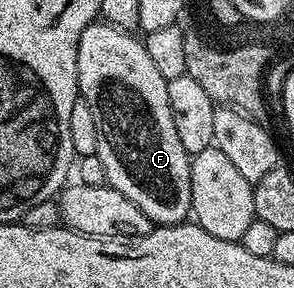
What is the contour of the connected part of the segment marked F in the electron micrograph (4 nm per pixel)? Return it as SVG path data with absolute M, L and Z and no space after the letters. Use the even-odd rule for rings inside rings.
M93 23L82 31L82 39L78 39L79 96L90 103L90 111L94 111L94 123L98 126L96 156L102 159L105 182L113 189L122 191L122 195L126 195L126 199L142 211L142 215L151 219L153 226L179 225L189 220L192 211L192 157L186 147L182 147L182 139L178 139L178 131L174 127L168 80L151 61L143 40L136 36L135 32L107 23Z

